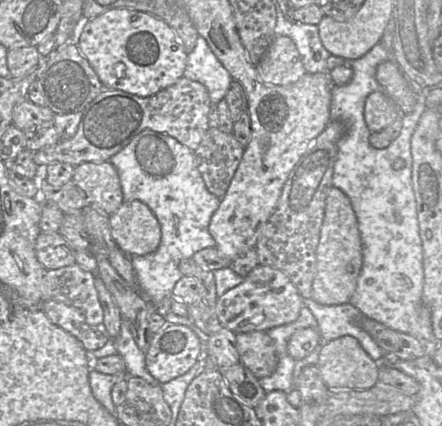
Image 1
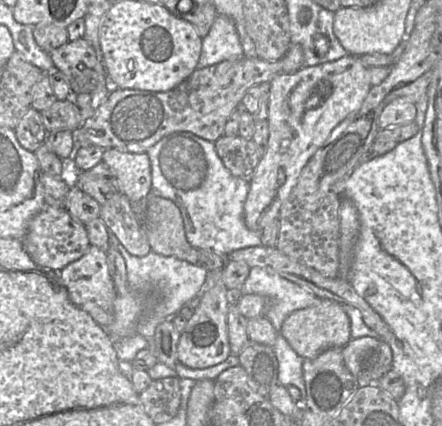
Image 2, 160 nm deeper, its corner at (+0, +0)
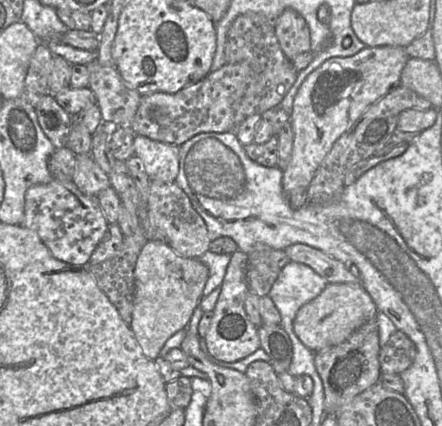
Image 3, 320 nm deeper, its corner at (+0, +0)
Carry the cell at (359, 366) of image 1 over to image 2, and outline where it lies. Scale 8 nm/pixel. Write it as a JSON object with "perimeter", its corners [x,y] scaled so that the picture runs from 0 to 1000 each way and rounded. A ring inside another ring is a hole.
{"perimeter":[[[855,793],[794,796],[774,815],[776,847],[814,908],[853,901],[887,866],[882,810]]]}

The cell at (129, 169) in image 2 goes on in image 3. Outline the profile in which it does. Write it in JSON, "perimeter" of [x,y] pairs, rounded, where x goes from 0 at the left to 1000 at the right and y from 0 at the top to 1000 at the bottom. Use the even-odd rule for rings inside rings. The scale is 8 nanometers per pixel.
{"perimeter":[[[305,319],[303,364],[317,371],[342,423],[394,427],[405,404],[403,343]]]}

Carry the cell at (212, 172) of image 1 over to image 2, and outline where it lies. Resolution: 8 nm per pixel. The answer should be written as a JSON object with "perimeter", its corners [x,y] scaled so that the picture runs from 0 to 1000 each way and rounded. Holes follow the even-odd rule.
{"perimeter":[[[507,315],[484,336],[493,366],[523,408],[563,427],[597,362],[597,347],[538,317]]]}

